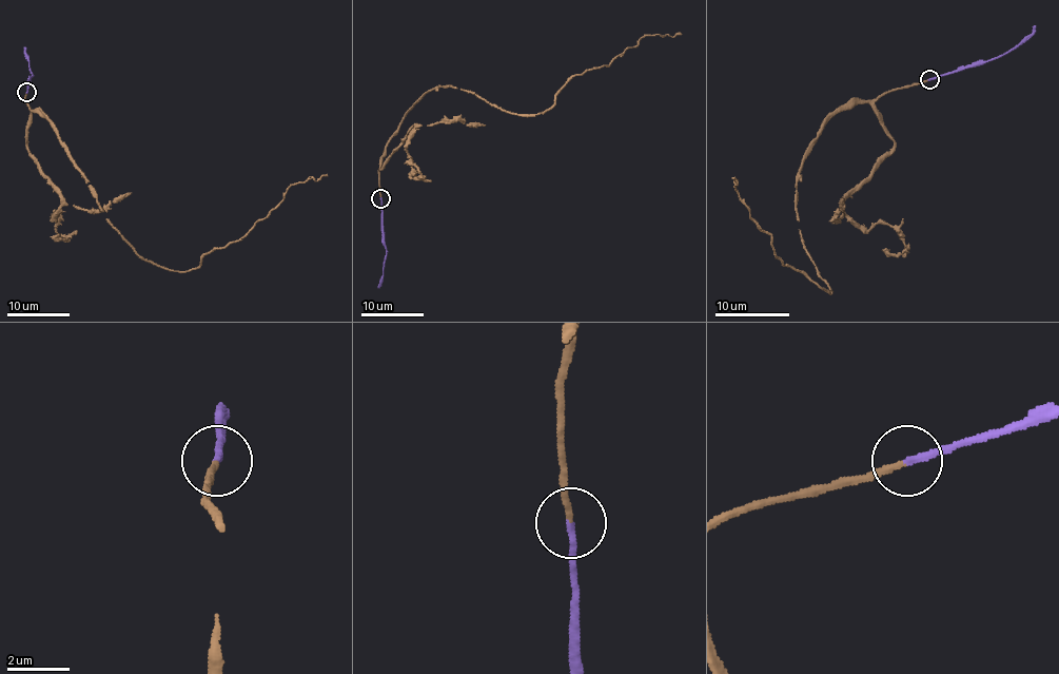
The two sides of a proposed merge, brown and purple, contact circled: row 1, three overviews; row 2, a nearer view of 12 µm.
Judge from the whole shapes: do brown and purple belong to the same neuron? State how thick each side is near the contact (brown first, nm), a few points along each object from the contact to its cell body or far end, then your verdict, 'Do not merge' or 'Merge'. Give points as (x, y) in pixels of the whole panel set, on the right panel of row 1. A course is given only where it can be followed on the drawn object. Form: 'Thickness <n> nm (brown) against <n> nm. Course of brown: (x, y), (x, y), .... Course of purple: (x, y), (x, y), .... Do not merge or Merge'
Thickness 200 nm (brown) against 240 nm. Course of brown: (928, 80), (840, 110), (801, 169), (799, 233), (828, 291), (777, 257), (771, 237), (736, 191), (734, 176). Course of purple: (928, 80), (1002, 56), (1036, 26). Merge

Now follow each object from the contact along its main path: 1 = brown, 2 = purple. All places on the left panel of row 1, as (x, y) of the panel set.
1: (26, 93), (108, 222), (144, 260), (171, 270), (192, 270), (236, 242), (291, 186), (327, 173)
2: (26, 93), (32, 72), (23, 47)

